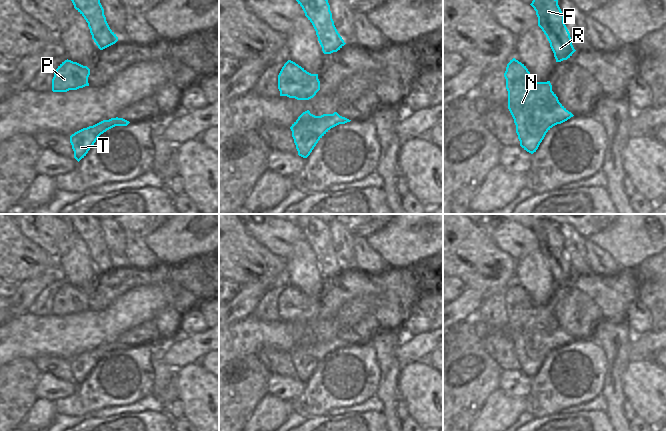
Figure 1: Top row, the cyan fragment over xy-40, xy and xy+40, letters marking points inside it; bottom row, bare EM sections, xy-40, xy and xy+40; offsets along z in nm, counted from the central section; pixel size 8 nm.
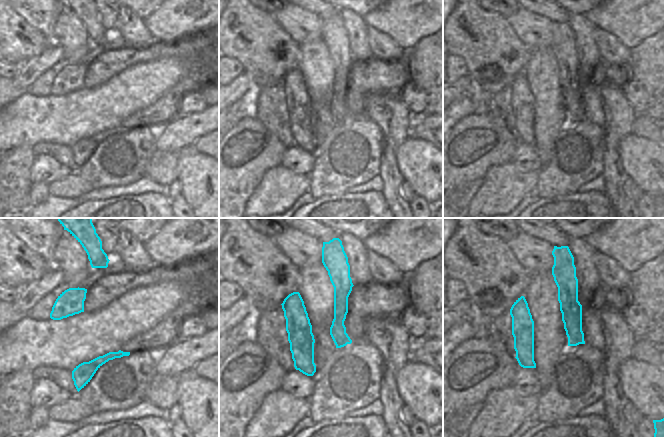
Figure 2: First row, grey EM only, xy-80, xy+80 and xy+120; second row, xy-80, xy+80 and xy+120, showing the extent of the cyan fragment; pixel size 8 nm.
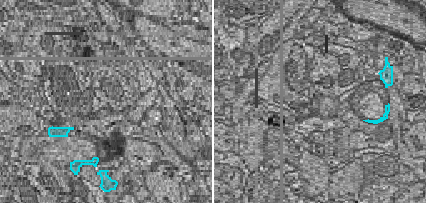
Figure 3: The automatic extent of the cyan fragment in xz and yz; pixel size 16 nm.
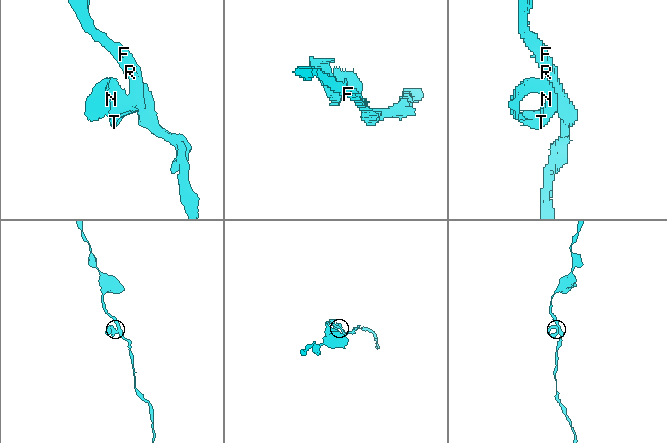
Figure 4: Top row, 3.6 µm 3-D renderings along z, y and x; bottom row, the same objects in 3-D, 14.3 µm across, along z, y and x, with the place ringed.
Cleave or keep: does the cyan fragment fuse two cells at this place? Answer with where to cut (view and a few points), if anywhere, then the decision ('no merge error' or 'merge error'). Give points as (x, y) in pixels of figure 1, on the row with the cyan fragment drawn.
xy+40 (550, 108), (554, 120), (569, 118) | merge error

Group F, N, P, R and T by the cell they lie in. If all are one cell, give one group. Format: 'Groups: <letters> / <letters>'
Groups: F R / N P T.

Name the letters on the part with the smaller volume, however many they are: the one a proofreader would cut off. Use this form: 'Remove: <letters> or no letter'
Remove: N, P, T

